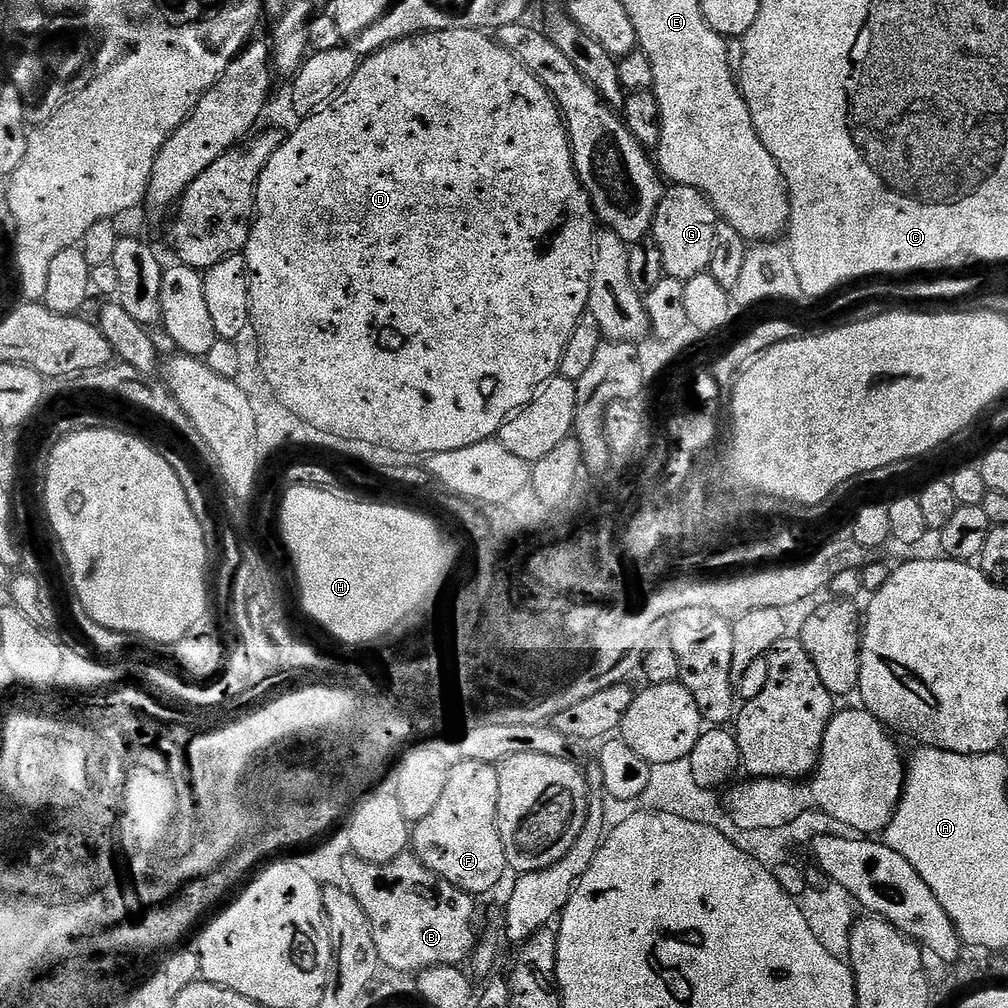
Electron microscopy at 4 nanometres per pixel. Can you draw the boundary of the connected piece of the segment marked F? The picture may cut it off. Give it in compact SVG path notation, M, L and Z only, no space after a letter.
M457 759L449 767L446 778L446 790L438 806L426 814L426 818L415 821L410 832L410 851L418 857L422 866L426 866L441 880L450 882L464 892L471 892L473 897L480 898L483 892L496 888L509 871L506 850L502 850L502 838L498 834L498 767L486 762L470 762Z

